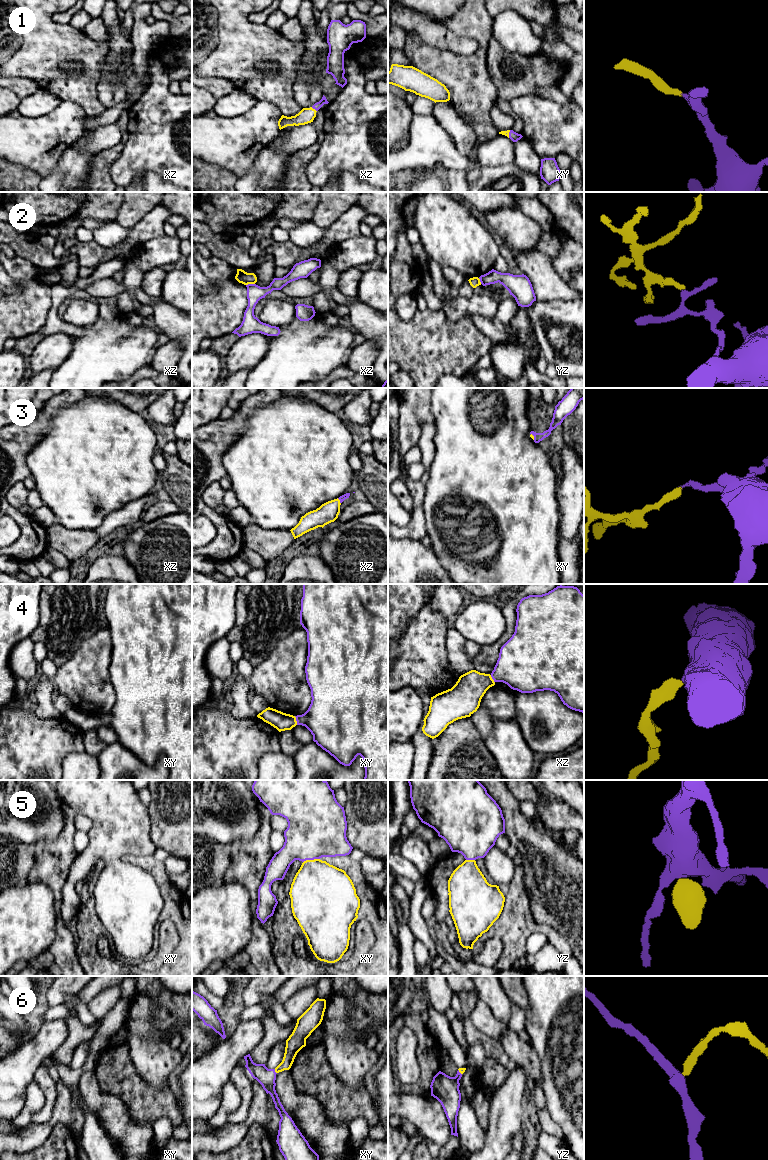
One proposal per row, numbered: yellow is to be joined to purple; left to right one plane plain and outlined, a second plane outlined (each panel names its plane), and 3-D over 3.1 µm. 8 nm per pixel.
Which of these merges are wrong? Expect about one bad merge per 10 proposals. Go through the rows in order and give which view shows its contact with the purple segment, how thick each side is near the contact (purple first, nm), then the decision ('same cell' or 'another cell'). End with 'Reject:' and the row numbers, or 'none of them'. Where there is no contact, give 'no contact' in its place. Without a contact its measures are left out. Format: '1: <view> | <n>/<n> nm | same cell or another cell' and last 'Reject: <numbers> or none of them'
1: xz | 60/120 nm | same cell
2: xz | 130/100 nm | another cell
3: xz | 50/160 nm | same cell
4: xy | 360/150 nm | same cell
5: xy | 460/440 nm | same cell
6: xy | 150/110 nm | same cell
Reject: 2

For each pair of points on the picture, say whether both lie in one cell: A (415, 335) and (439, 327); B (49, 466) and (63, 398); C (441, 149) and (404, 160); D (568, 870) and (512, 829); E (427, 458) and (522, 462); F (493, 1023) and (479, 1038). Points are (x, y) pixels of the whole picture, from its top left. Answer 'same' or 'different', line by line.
A: same
B: different
C: same
D: same
E: different
F: different

